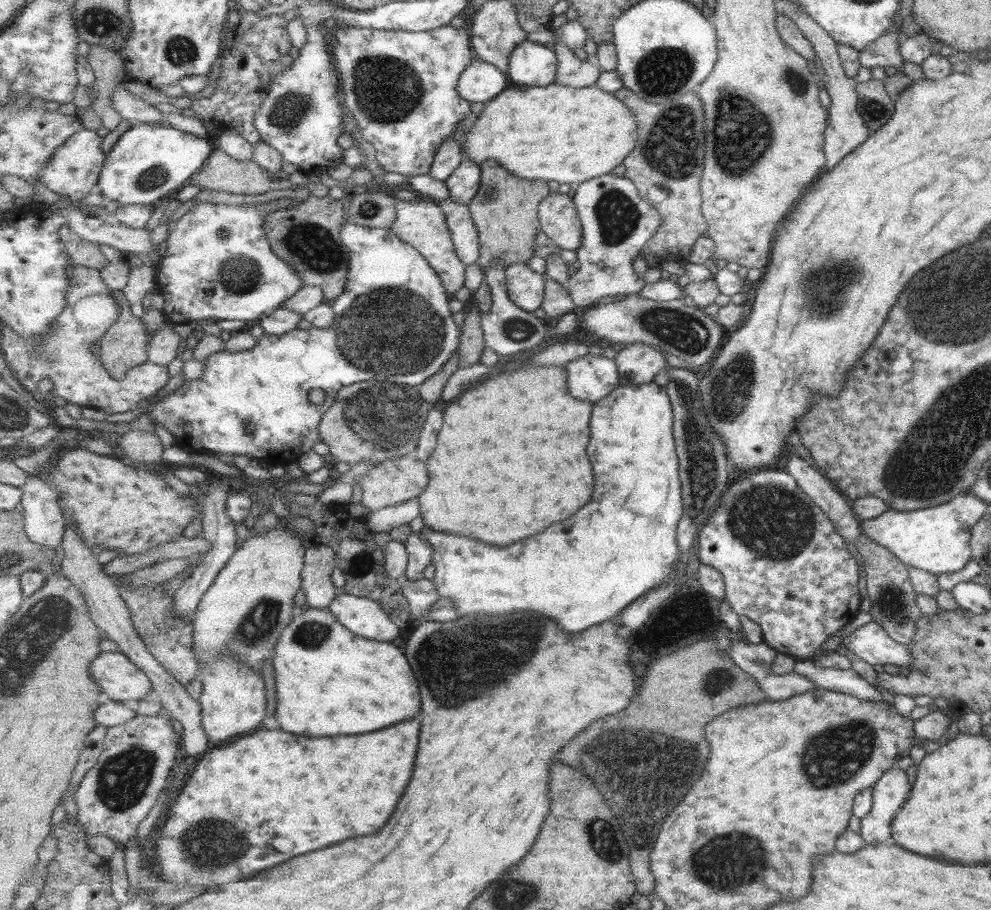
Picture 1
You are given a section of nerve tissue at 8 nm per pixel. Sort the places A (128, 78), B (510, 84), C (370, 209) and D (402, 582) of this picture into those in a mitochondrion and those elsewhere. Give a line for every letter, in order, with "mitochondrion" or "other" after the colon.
A: other
B: other
C: mitochondrion
D: other

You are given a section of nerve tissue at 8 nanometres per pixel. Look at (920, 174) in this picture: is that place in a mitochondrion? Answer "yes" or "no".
no

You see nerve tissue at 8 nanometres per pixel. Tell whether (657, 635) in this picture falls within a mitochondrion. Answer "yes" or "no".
no

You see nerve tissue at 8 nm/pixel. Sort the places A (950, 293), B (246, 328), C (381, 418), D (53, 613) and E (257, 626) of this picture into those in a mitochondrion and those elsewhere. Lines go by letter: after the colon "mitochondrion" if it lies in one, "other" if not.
A: mitochondrion
B: other
C: mitochondrion
D: mitochondrion
E: mitochondrion

